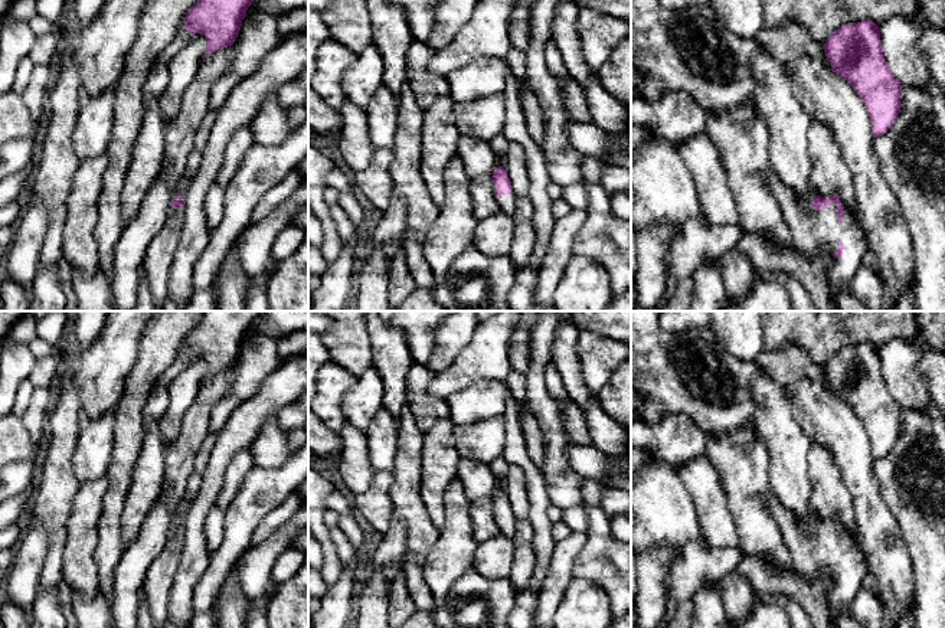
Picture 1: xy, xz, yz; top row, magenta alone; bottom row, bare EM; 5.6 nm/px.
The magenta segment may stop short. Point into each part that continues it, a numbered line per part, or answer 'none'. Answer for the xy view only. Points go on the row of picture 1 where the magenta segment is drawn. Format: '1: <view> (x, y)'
1: xy (159, 255)

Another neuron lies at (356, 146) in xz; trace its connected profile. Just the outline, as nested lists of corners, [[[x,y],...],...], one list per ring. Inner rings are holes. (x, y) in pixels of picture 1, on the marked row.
[[[347,102],[340,109],[341,128],[339,131],[340,150],[347,166],[356,171],[364,171],[375,154],[375,145],[369,134],[369,120],[364,109]]]

